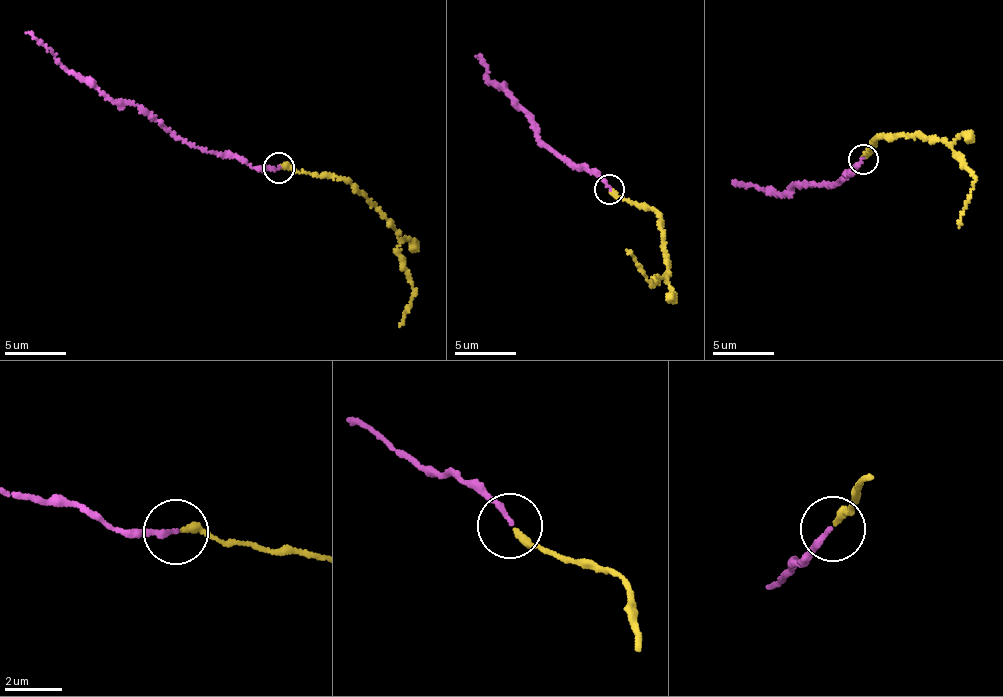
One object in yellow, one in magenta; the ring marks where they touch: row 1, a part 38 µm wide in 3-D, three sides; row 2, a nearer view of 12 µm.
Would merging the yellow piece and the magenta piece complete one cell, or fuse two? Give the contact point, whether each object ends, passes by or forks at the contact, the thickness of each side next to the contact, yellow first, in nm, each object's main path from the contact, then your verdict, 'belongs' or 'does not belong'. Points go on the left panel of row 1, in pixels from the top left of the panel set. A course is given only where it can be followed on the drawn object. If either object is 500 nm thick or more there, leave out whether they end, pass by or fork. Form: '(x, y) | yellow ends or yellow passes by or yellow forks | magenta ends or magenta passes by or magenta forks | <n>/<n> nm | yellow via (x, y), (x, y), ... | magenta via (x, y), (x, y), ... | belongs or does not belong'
(278, 167) | yellow ends | magenta ends | 240/180 nm | yellow via (279, 167), (334, 174), (371, 202), (394, 226), (402, 270), (414, 292), (400, 326) | magenta via (279, 167), (251, 168), (239, 157), (190, 145), (147, 111), (108, 99), (26, 33) | belongs

